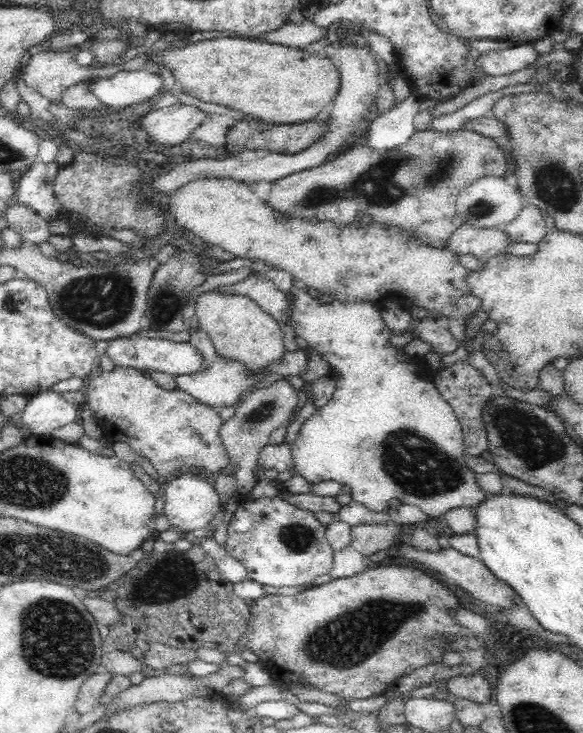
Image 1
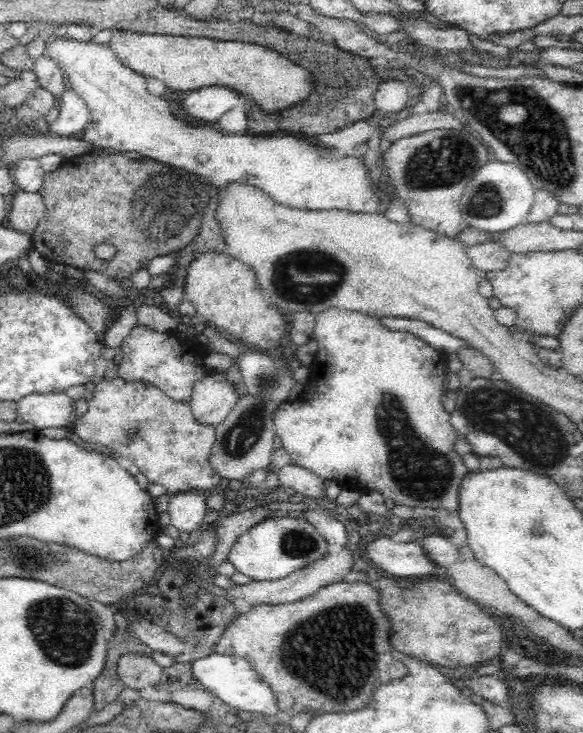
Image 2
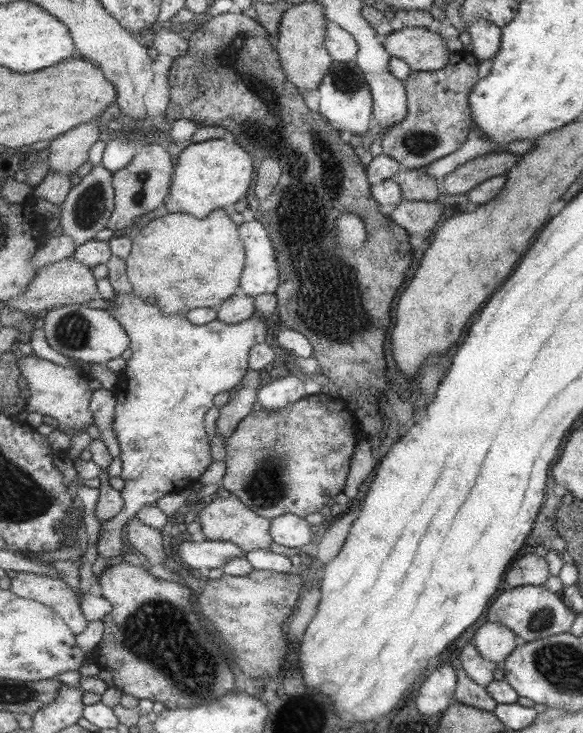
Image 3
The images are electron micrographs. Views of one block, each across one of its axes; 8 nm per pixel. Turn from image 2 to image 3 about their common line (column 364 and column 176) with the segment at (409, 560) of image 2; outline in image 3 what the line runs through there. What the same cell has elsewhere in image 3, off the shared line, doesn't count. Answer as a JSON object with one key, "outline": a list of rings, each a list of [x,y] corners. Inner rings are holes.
{"outline":[[[181,541],[176,550],[179,560],[191,571],[200,574],[211,568],[222,568],[229,560],[245,556],[233,542],[227,541],[202,541],[200,544]]]}

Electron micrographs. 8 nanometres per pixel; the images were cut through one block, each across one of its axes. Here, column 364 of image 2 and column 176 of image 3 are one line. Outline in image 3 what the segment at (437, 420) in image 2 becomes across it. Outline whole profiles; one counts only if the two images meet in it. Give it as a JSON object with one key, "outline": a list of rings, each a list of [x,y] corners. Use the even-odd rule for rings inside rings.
{"outline":[[[114,294],[108,301],[113,301],[114,306],[107,310],[109,314],[120,324],[121,329],[127,334],[129,346],[131,349],[131,357],[126,360],[126,365],[123,370],[117,372],[118,381],[113,386],[113,395],[115,397],[116,403],[114,408],[114,415],[112,418],[112,423],[110,424],[112,433],[116,438],[119,454],[117,458],[119,459],[122,472],[119,474],[119,478],[123,479],[124,487],[120,490],[120,497],[122,498],[123,504],[121,510],[115,515],[114,518],[105,521],[103,526],[100,526],[100,531],[98,532],[98,551],[97,559],[92,564],[93,575],[95,578],[98,578],[99,573],[102,569],[103,563],[110,563],[116,561],[119,558],[121,553],[122,541],[124,540],[123,529],[124,524],[130,521],[131,518],[134,518],[136,514],[144,506],[149,506],[151,504],[155,505],[155,502],[159,498],[163,498],[165,494],[183,490],[184,488],[189,488],[191,482],[195,482],[203,470],[207,470],[209,462],[211,462],[211,456],[209,456],[209,438],[208,434],[205,434],[206,427],[203,422],[203,417],[206,412],[213,406],[214,397],[223,391],[229,391],[237,388],[242,382],[242,378],[245,376],[248,369],[249,361],[249,352],[254,345],[261,344],[265,342],[266,327],[263,322],[260,322],[256,317],[249,317],[249,320],[245,322],[239,322],[239,324],[227,324],[221,322],[220,320],[212,320],[211,322],[202,324],[200,326],[194,326],[194,323],[191,323],[185,314],[171,314],[163,315],[161,311],[156,306],[151,306],[150,303],[143,302],[142,299],[137,298],[133,294]]]}

